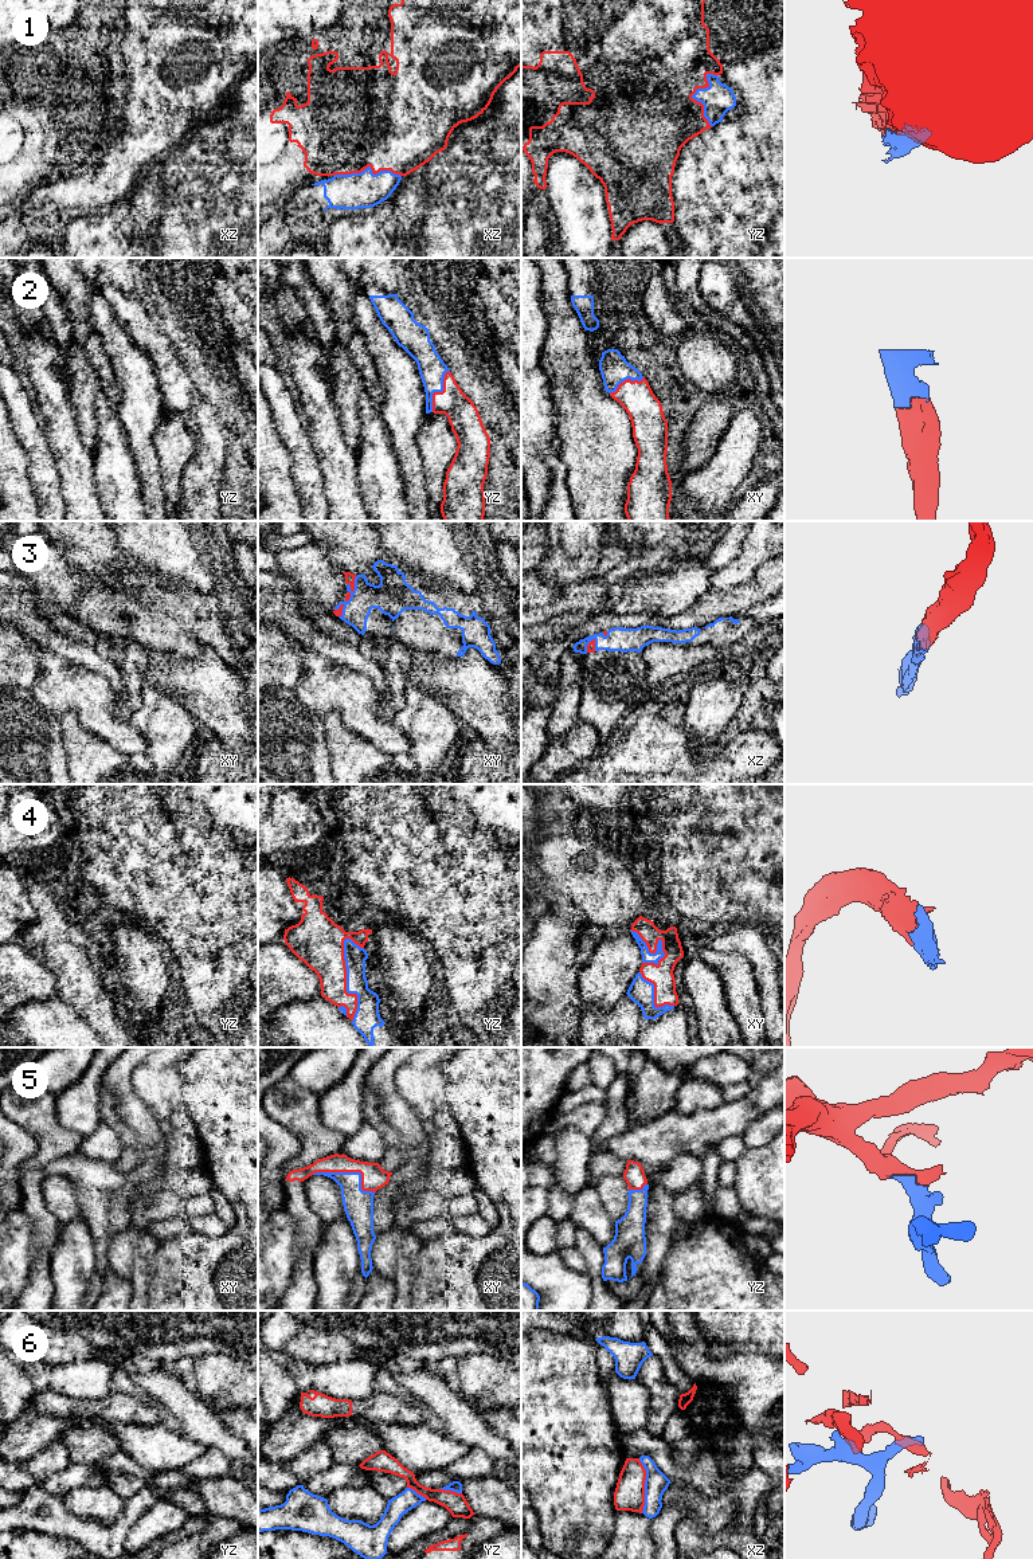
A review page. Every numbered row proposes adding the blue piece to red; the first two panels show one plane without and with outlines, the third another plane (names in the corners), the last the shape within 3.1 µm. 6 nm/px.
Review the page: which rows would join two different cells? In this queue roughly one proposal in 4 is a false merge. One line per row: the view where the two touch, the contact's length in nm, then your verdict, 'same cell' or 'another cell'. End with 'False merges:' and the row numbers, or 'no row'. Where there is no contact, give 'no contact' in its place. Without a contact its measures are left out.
1: contact in yz; length 320 nm; same cell
2: contact in yz; length 260 nm; same cell
3: contact in xy; length 170 nm; same cell
4: contact in yz; length 500 nm; same cell
5: contact in xy; length 400 nm; same cell
6: contact in xz; length 320 nm; another cell
False merges: 6

